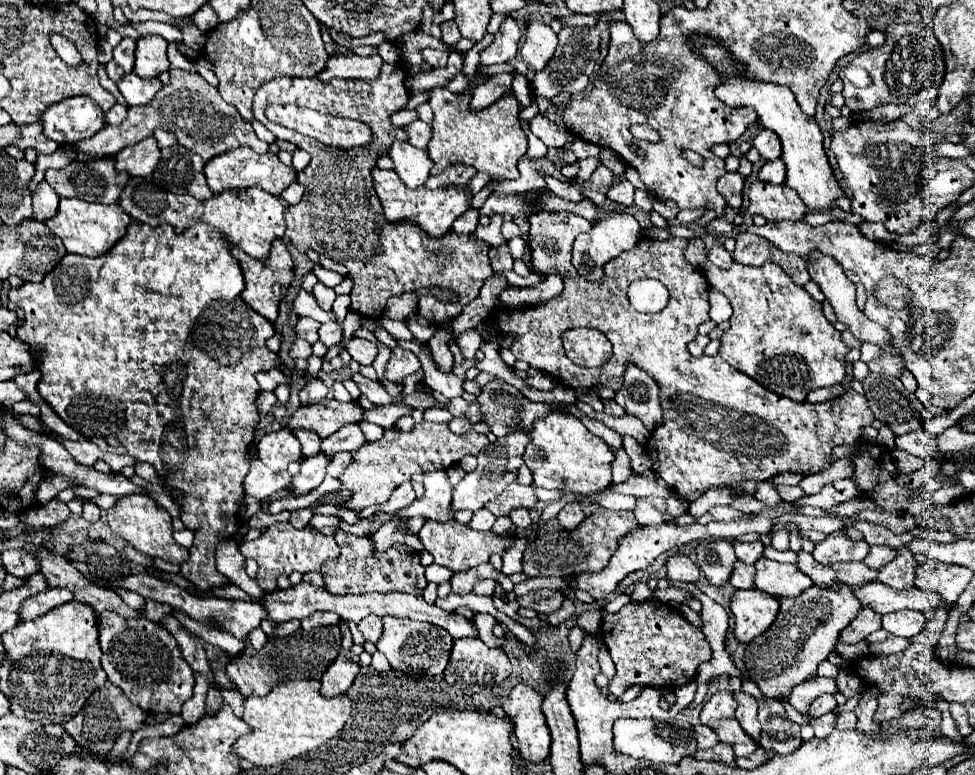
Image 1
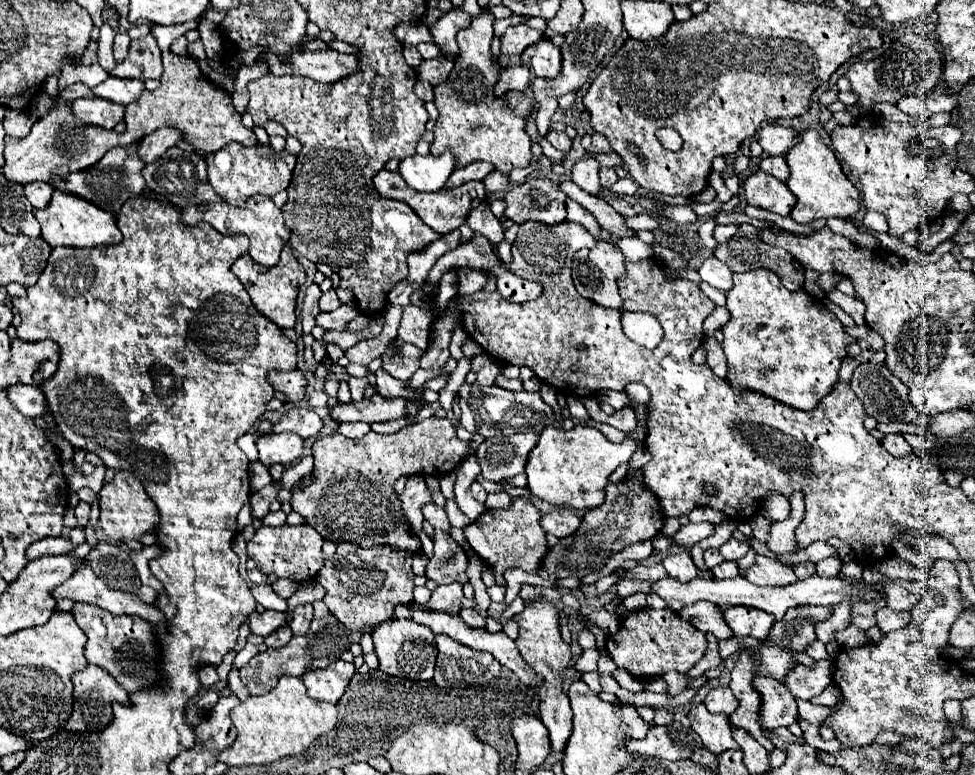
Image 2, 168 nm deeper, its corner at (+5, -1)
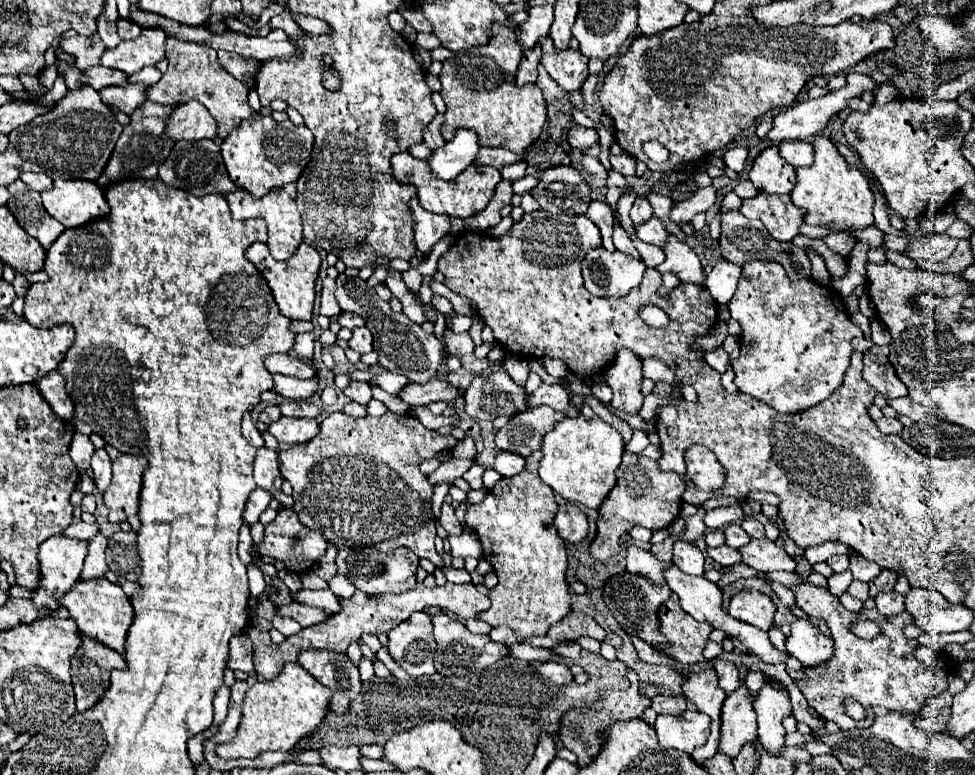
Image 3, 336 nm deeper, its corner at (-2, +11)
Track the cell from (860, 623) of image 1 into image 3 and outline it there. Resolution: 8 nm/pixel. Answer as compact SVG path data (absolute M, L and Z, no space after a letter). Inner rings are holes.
M890 568L882 570L874 580L870 580L870 596L874 598L878 592L888 592L888 590L892 590L900 574L902 574L902 572L890 570Z

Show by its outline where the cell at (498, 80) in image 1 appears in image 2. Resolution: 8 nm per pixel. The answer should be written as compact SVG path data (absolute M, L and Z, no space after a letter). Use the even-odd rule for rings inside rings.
M515 66L515 68L503 68L499 74L499 80L493 88L495 96L501 96L511 90L525 90L529 86L529 68L527 66Z

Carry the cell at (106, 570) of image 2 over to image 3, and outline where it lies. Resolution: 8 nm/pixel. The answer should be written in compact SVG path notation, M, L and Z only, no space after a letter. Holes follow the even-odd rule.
M118 530L108 538L106 562L110 572L126 578L138 580L140 576L140 556L136 550L136 532L134 530Z

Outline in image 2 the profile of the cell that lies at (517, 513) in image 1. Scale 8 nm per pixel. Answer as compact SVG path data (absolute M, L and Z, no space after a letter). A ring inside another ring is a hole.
M507 492L489 494L485 506L487 506L487 508L507 508L507 506L511 506L511 496L509 496Z

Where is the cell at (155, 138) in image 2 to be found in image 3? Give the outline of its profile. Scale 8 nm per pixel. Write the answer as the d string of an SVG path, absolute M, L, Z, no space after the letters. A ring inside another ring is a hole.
M192 100L180 104L172 112L166 132L172 140L194 142L202 138L214 138L218 134L218 122L210 116L206 106Z

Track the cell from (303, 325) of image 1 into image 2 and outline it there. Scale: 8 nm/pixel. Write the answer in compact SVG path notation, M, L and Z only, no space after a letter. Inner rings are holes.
M311 284L307 288L305 300L303 300L303 308L301 308L301 324L303 324L303 334L309 334L311 328L315 326L315 316L321 312L319 310L319 296L321 296L321 288L317 284Z

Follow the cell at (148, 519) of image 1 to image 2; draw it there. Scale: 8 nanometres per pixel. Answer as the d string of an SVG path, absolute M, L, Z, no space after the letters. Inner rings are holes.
M119 472L113 482L105 484L99 492L99 526L107 538L121 544L123 540L139 540L141 536L149 534L159 524L159 512L155 502L147 496L143 484L131 472Z

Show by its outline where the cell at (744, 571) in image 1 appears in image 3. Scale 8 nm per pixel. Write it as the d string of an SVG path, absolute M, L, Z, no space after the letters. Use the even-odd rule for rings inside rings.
M722 544L722 546L718 546L718 548L706 548L706 552L708 552L708 556L714 560L714 562L718 562L720 566L732 566L732 564L738 564L740 560L742 560L742 556L738 554L738 550L734 550L734 548L730 548L730 546L726 546L726 544Z

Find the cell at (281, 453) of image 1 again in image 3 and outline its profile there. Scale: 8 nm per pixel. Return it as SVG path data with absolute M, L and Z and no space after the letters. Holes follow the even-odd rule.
M282 416L280 420L272 422L270 424L270 434L276 436L276 440L280 444L304 444L304 442L310 442L320 426L316 420L302 420L302 418L288 418L288 416Z

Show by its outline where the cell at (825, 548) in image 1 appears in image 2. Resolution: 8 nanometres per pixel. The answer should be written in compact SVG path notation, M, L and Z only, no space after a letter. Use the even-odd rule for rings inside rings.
M835 556L817 562L817 574L819 574L819 576L831 578L831 576L835 576L839 570L841 570L841 560L835 558Z

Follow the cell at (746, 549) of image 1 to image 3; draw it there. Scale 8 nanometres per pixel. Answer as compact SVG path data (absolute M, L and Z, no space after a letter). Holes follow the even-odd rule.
M740 524L726 526L724 534L726 534L726 544L732 546L732 548L740 548L740 546L744 546L744 544L750 542L750 536L746 534L746 530Z

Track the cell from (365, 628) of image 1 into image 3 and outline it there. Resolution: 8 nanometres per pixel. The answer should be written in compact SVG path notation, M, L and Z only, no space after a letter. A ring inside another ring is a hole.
M342 548L338 550L336 562L338 562L338 572L344 576L352 576L356 588L372 596L378 596L386 592L400 594L400 592L412 590L416 586L416 568L420 558L406 548L396 548L394 552L388 552L388 554L374 548Z

